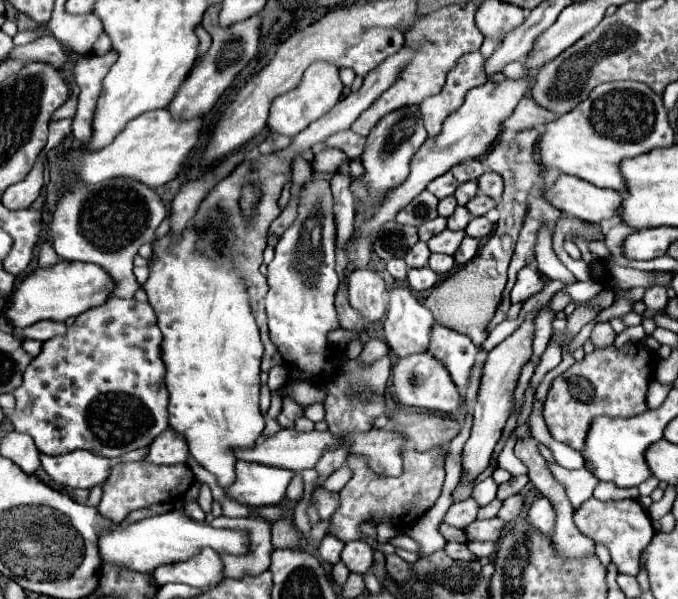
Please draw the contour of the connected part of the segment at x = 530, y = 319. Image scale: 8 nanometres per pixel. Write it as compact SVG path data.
M532 310L526 314L524 322L496 348L492 348L486 356L486 362L482 366L482 378L480 378L480 390L478 390L478 400L474 404L474 426L472 434L464 446L464 458L462 458L462 468L470 476L478 476L490 462L492 452L496 442L502 436L502 428L510 416L512 404L514 404L514 390L520 378L520 372L524 364L532 358L532 338L534 338L534 320L540 310Z

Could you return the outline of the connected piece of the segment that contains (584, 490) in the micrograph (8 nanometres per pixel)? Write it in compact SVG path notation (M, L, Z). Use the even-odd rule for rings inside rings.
M548 464L548 468L550 468L552 476L566 488L568 498L574 506L580 506L591 498L592 491L598 484L598 480L592 474L588 474L588 478L586 478L586 474L582 474L582 472L586 472L584 468L582 470L566 470L558 464Z

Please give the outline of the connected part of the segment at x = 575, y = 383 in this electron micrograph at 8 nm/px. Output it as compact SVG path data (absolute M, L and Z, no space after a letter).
M626 342L622 348L608 346L594 350L584 360L574 362L562 376L558 376L544 402L544 418L554 440L584 452L588 428L594 418L630 418L648 410L646 390L656 366L656 356L640 342Z

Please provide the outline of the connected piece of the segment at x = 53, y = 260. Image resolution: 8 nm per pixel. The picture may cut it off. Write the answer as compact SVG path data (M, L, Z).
M42 242L42 244L40 244L38 266L40 266L40 268L48 268L48 266L54 266L54 264L58 264L58 262L60 262L60 258L58 258L58 254L54 254L52 246L50 246L48 242Z

